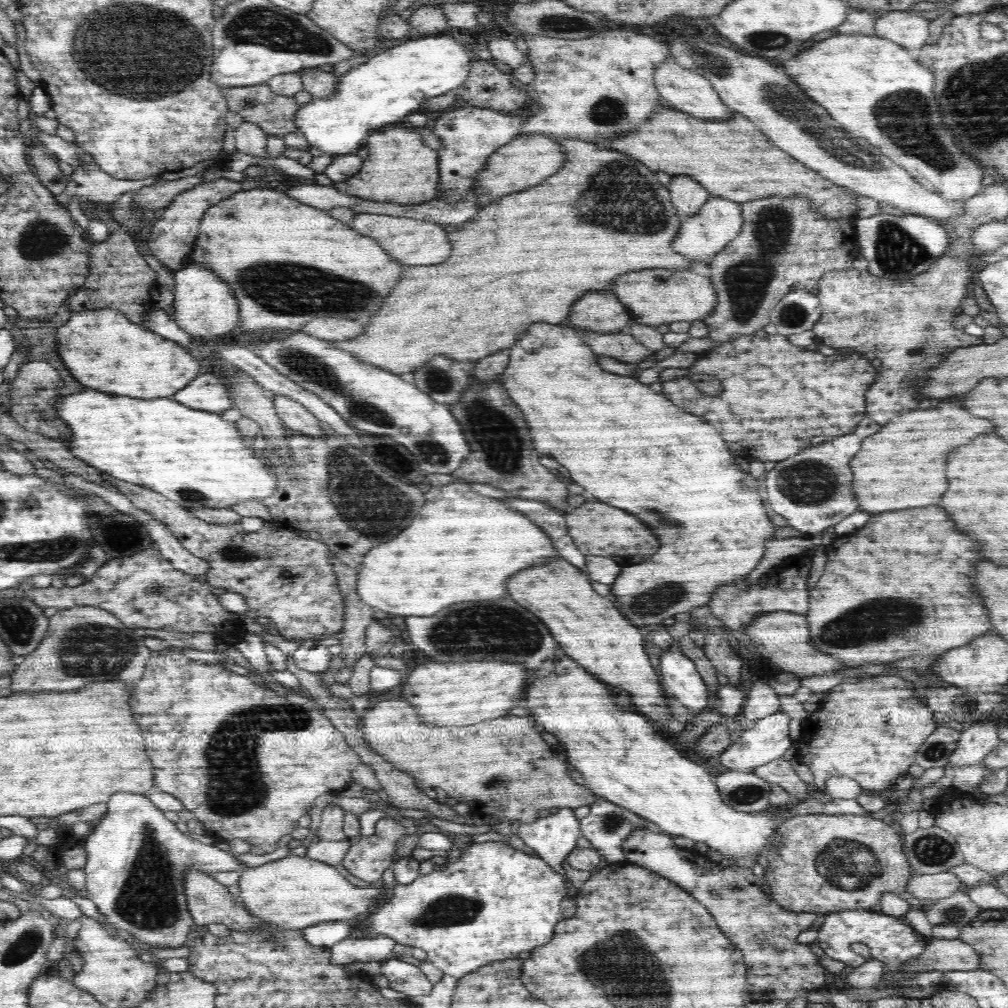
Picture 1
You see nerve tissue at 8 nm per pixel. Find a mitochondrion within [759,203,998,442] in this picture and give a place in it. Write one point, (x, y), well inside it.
(897, 252)

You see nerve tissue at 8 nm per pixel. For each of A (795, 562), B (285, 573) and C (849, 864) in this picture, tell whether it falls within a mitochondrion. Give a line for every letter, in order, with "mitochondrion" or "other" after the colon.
A: other
B: mitochondrion
C: mitochondrion

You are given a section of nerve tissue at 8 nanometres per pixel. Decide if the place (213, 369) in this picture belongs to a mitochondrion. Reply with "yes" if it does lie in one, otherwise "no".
no

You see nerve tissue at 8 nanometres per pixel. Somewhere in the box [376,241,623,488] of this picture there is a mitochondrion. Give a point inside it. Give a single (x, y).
(490, 423)

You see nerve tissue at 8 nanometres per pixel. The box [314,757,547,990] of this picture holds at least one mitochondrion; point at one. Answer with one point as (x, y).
(448, 910)

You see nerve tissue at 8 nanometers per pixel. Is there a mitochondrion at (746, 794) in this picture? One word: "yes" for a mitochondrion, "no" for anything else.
yes

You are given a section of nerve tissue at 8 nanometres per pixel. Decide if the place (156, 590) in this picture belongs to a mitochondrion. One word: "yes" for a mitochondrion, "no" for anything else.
yes

